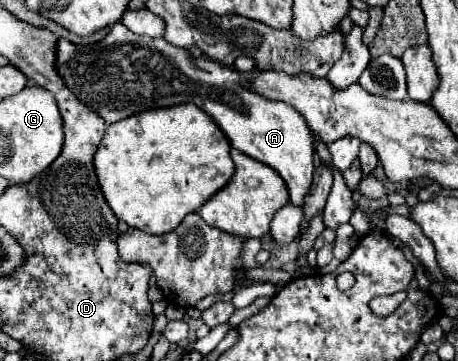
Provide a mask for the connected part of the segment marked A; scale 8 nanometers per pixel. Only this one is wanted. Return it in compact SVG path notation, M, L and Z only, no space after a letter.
M116 23L112 31L98 43L78 47L64 39L58 41L56 47L58 55L58 73L64 77L66 87L92 111L98 111L98 115L108 123L116 123L120 119L126 119L134 113L178 105L178 103L194 103L200 109L204 109L216 125L224 131L224 135L230 139L230 145L238 149L240 153L272 167L278 171L278 175L286 181L290 203L294 207L304 207L304 197L310 193L312 187L312 173L314 173L314 133L310 131L308 123L290 107L288 103L266 99L254 91L248 91L242 83L246 83L246 77L230 67L224 67L220 63L214 63L206 57L190 57L186 49L174 47L166 43L164 37L142 37L132 33L130 29L122 27L122 23Z

